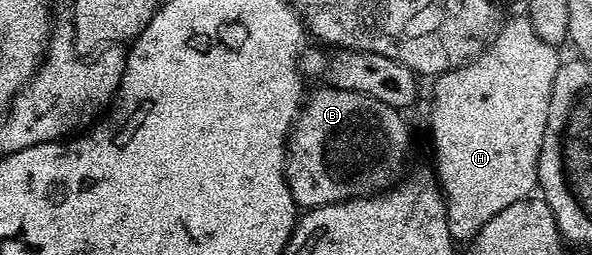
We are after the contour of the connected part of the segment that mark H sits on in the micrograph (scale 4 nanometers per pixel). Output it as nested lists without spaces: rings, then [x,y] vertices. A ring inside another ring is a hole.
[[[521,16],[512,18],[503,29],[501,26],[493,34],[492,40],[487,44],[486,48],[477,57],[472,58],[471,61],[466,62],[458,69],[441,74],[435,80],[438,82],[434,85],[434,106],[430,109],[430,133],[434,136],[434,161],[438,164],[438,177],[442,180],[440,189],[444,194],[446,219],[450,222],[451,234],[458,239],[461,239],[461,237],[473,239],[477,233],[482,232],[485,225],[490,224],[492,218],[500,215],[500,211],[512,207],[512,203],[527,200],[533,194],[530,192],[535,192],[538,184],[540,147],[544,139],[544,127],[548,123],[548,103],[552,95],[552,83],[558,74],[560,58],[558,58],[559,50],[555,46],[549,45],[544,39],[540,39],[540,35],[536,35],[529,16]]]

